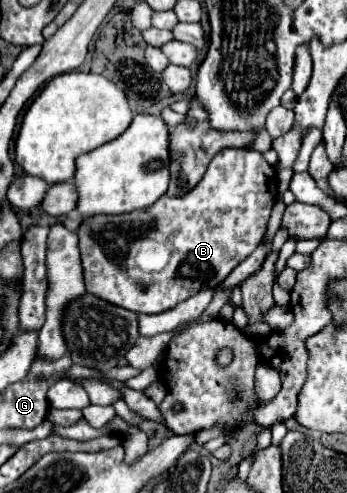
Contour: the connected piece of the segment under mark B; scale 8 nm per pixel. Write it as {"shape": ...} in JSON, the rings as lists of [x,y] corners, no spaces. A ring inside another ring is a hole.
{"shape":[[[224,148],[212,158],[200,184],[184,196],[162,196],[156,204],[152,204],[152,208],[128,214],[96,214],[84,218],[76,234],[80,242],[86,290],[126,310],[138,314],[158,314],[174,308],[200,290],[218,286],[260,244],[276,194],[276,172],[260,152]]]}

